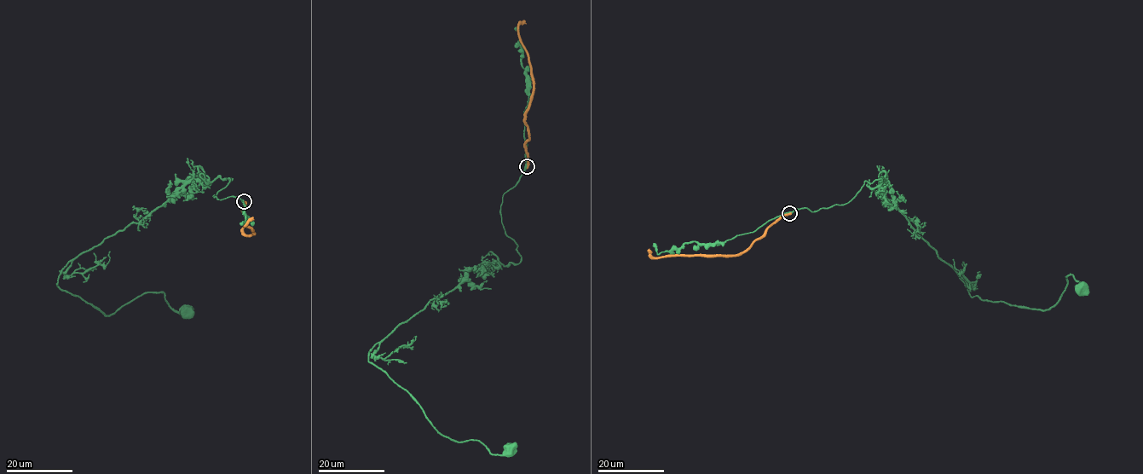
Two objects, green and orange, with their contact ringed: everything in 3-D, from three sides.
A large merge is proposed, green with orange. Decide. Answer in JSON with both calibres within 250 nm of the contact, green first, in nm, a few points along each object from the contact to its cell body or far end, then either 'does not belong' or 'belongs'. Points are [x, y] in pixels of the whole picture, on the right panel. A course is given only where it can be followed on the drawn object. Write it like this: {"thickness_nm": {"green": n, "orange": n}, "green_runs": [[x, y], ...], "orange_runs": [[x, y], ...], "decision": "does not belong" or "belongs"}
{"thickness_nm": {"green": 480, "orange": 500}, "green_runs": [[789, 214], [842, 205], [881, 179], [878, 187], [972, 297], [1042, 310], [1067, 275], [1082, 286]], "orange_runs": [[789, 214], [780, 216], [747, 249], [736, 254], [653, 257], [650, 251]], "decision": "does not belong"}

